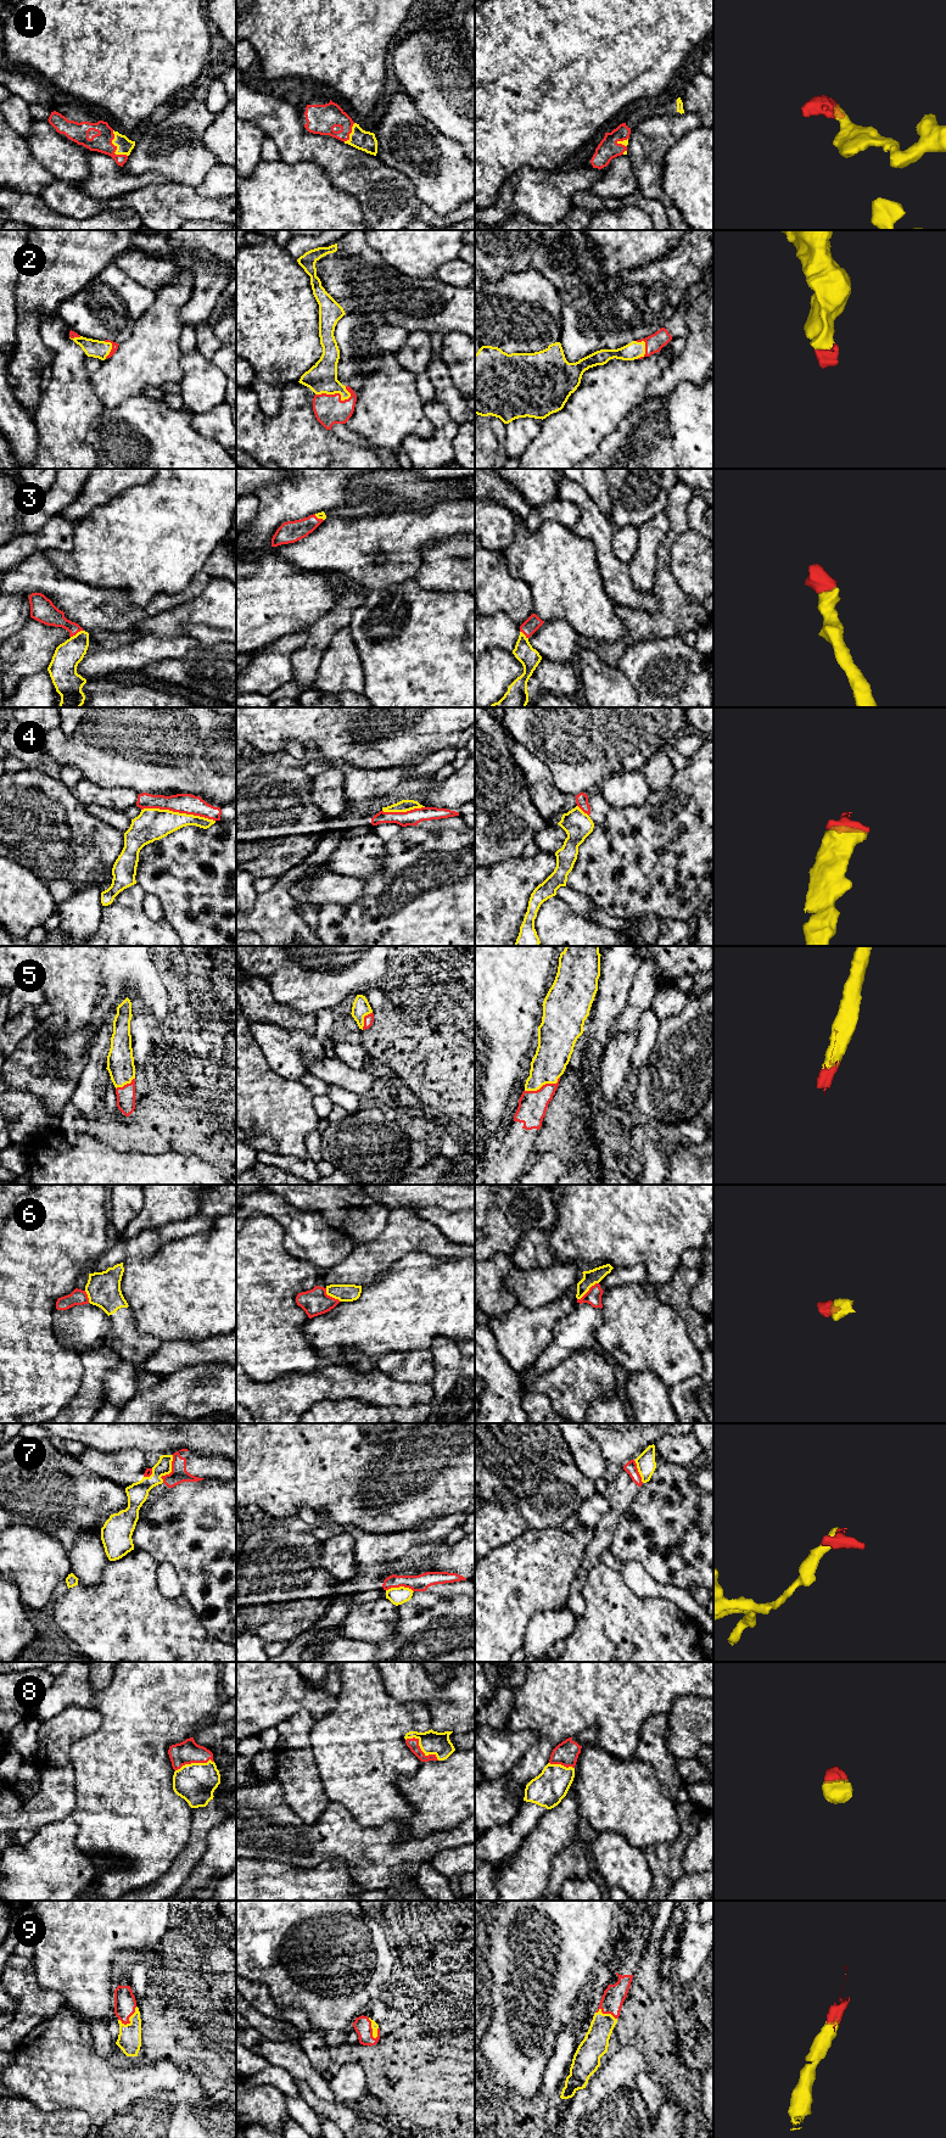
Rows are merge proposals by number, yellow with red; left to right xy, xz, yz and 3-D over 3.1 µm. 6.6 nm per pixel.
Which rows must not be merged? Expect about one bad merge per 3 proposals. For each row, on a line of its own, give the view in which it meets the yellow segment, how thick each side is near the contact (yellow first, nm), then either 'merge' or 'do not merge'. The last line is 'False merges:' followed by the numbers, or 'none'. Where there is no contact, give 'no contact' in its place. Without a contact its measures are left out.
1: contact in xy; calibres 110 and 130 nm; merge
2: contact in xz; calibres 200 and 200 nm; merge
3: contact in xy; calibres 180 and 150 nm; merge
4: contact in xy; calibres 220 and 130 nm; merge
5: contact in yz; calibres 220 and 190 nm; merge
6: contact in yz; calibres 100 and 110 nm; do not merge
7: contact in xy; calibres 130 and 110 nm; do not merge
8: contact in xz; calibres 160 and 80 nm; merge
9: contact in xz; calibres 50 and 120 nm; merge
False merges: 6, 7

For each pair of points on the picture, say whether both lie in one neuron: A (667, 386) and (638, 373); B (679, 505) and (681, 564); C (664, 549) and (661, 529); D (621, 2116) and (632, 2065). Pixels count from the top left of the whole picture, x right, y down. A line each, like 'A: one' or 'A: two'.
A: two
B: two
C: two
D: one

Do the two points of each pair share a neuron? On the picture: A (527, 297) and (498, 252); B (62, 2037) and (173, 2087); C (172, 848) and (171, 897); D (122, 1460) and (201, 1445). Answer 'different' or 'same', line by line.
A: different
B: same
C: same
D: different

